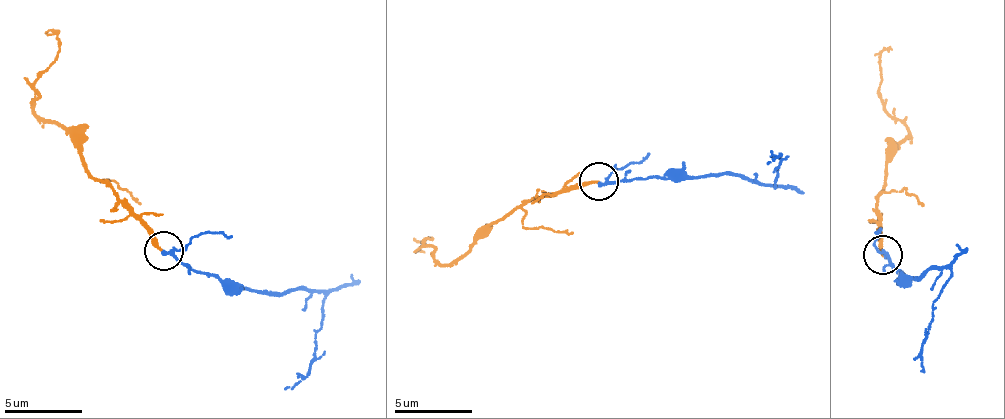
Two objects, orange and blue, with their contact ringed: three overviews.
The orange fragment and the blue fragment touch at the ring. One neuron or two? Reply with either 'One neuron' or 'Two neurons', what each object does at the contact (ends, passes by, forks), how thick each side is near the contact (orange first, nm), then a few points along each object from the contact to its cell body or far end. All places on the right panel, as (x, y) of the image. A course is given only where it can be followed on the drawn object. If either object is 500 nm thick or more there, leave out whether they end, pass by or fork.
One neuron. At the ring orange ends. At the ring blue passes by. Thickness 200 nm (orange) against 170 nm. Course of orange: (881, 254), (874, 202), (885, 186), (885, 164), (900, 147), (908, 128), (884, 104), (880, 55), (888, 53). Course of blue: (881, 254), (895, 269), (915, 279), (930, 270), (951, 271), (934, 302), (921, 350), (923, 373)

